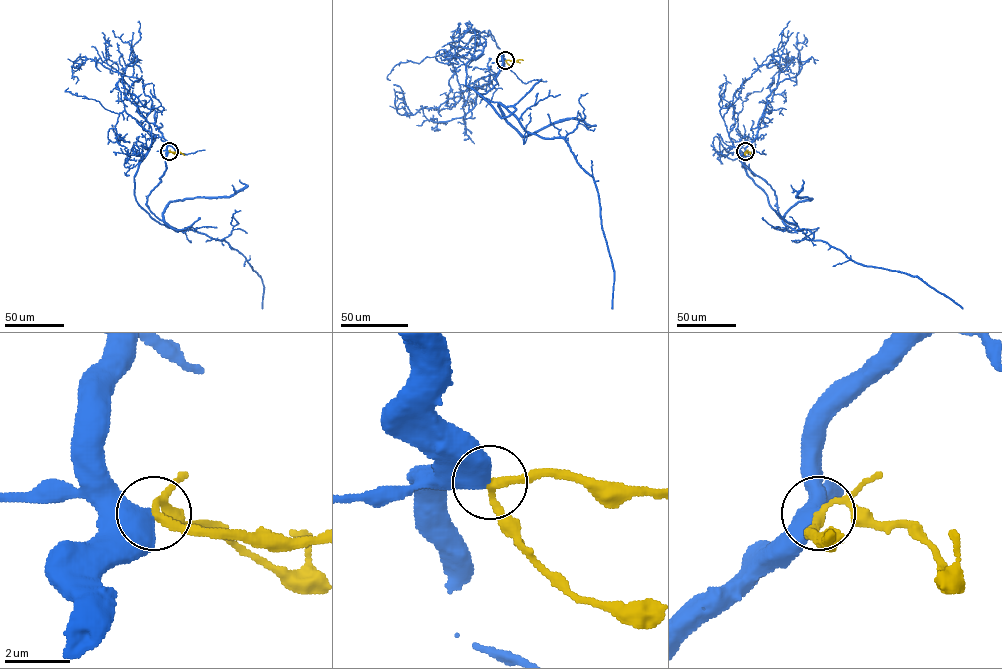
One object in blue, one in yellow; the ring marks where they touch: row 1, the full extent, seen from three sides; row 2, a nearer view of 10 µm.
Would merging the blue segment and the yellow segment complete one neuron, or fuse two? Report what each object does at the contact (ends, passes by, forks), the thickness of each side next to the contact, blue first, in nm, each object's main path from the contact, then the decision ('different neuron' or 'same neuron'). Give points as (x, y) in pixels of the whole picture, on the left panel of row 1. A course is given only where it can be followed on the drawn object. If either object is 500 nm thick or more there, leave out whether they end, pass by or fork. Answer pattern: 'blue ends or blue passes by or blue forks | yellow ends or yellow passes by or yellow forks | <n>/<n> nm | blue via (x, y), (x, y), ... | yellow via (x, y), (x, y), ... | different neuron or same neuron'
650/190 nm | blue via (169, 151), (147, 206), (176, 231), (134, 194), (151, 133), (126, 112), (117, 82), (133, 61), (138, 20) | yellow via (169, 151), (184, 155) | same neuron

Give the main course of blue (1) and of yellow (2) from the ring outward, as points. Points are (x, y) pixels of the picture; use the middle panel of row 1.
1: (505, 60), (480, 96), (516, 109), (502, 117), (466, 84), (485, 41), (451, 46), (471, 111)
2: (505, 60), (523, 60)

